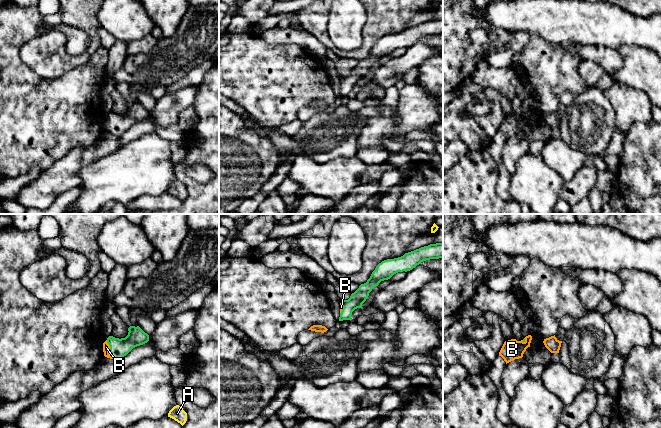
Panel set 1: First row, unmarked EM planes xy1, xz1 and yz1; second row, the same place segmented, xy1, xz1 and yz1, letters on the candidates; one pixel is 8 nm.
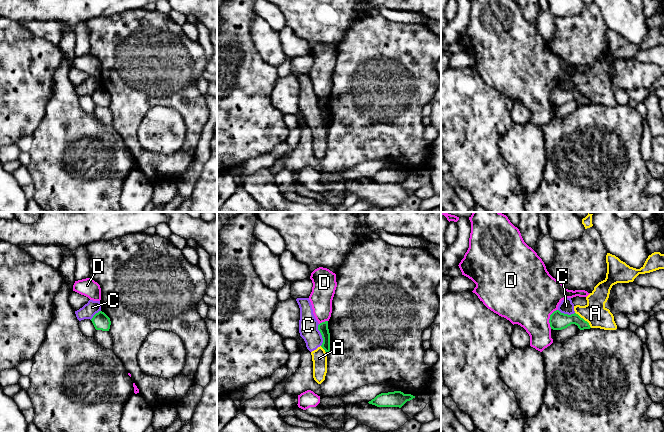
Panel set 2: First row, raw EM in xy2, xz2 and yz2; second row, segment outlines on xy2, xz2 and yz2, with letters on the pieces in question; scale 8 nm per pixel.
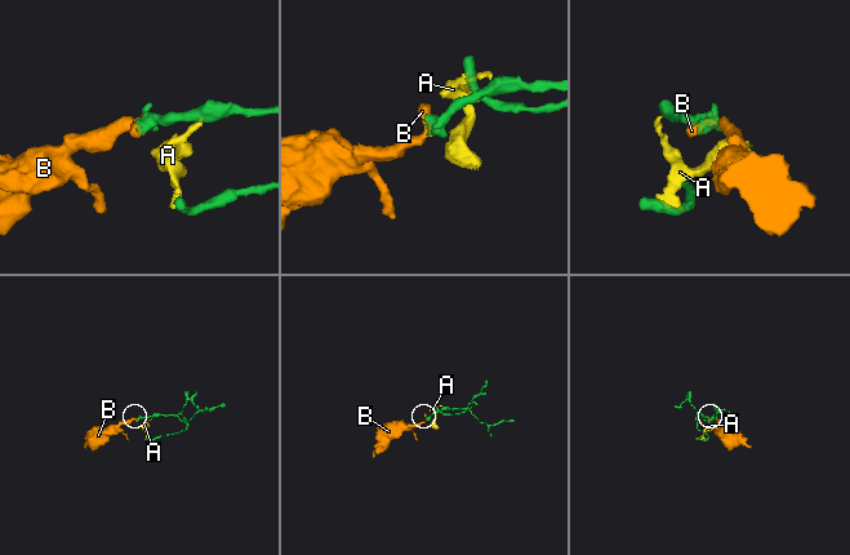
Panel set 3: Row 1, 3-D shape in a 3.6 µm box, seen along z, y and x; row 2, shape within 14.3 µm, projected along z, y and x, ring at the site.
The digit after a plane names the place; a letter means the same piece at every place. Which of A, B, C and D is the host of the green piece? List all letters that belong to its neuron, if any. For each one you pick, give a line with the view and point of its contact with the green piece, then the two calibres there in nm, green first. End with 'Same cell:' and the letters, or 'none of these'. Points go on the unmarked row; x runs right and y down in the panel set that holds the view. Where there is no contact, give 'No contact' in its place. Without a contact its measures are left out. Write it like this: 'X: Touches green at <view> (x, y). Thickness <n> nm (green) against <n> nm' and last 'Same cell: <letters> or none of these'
B: Touches green at xy1 (109, 126). Thickness 150 nm (green) against 60 nm
Same cell: B

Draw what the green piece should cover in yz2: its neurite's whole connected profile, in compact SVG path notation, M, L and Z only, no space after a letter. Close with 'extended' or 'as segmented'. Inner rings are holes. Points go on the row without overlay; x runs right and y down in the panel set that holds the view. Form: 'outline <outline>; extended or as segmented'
outline M559 86L554 87L550 91L549 95L550 103L553 106L562 106L575 100L580 106L590 105L590 101L587 97L581 94L578 90L574 89L571 91L561 89Z; as segmented

